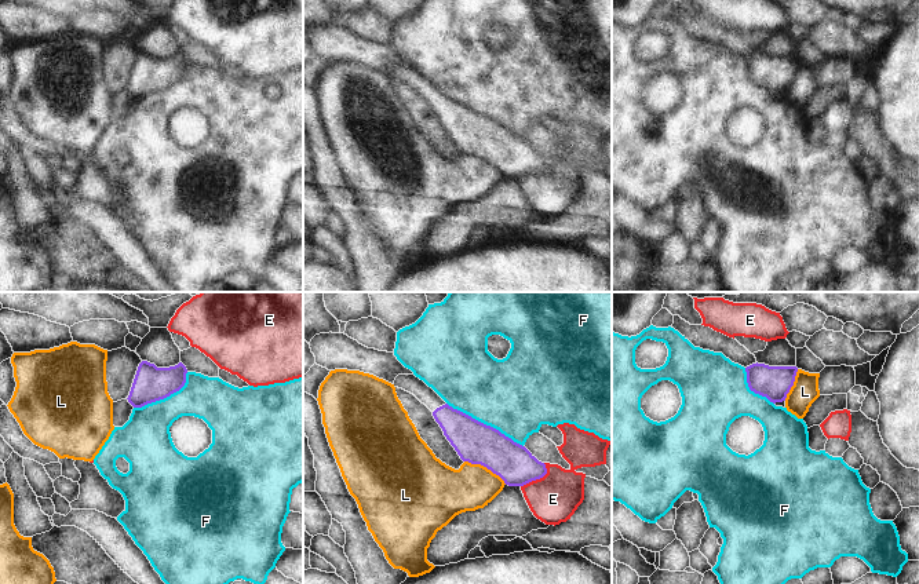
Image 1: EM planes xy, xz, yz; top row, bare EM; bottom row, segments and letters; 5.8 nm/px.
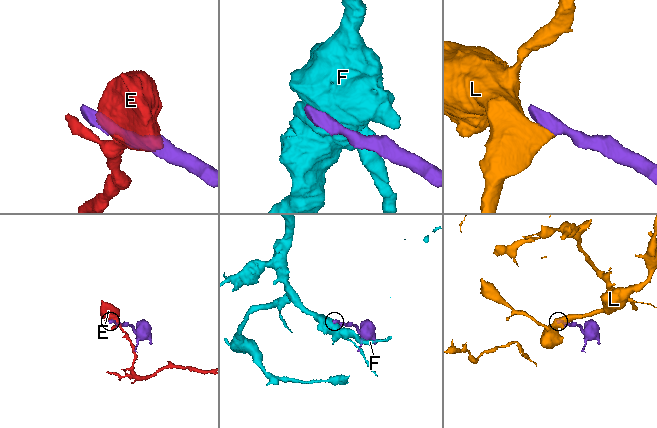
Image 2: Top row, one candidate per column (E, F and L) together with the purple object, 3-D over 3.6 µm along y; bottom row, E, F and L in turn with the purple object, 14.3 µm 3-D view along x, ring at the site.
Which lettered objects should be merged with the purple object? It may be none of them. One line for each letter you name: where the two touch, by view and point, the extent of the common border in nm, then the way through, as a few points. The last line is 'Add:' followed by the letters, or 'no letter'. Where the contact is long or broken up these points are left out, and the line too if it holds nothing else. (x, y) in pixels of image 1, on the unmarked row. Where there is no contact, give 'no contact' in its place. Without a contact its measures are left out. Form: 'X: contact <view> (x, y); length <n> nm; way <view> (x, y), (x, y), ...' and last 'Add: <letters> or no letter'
Add: no letter

